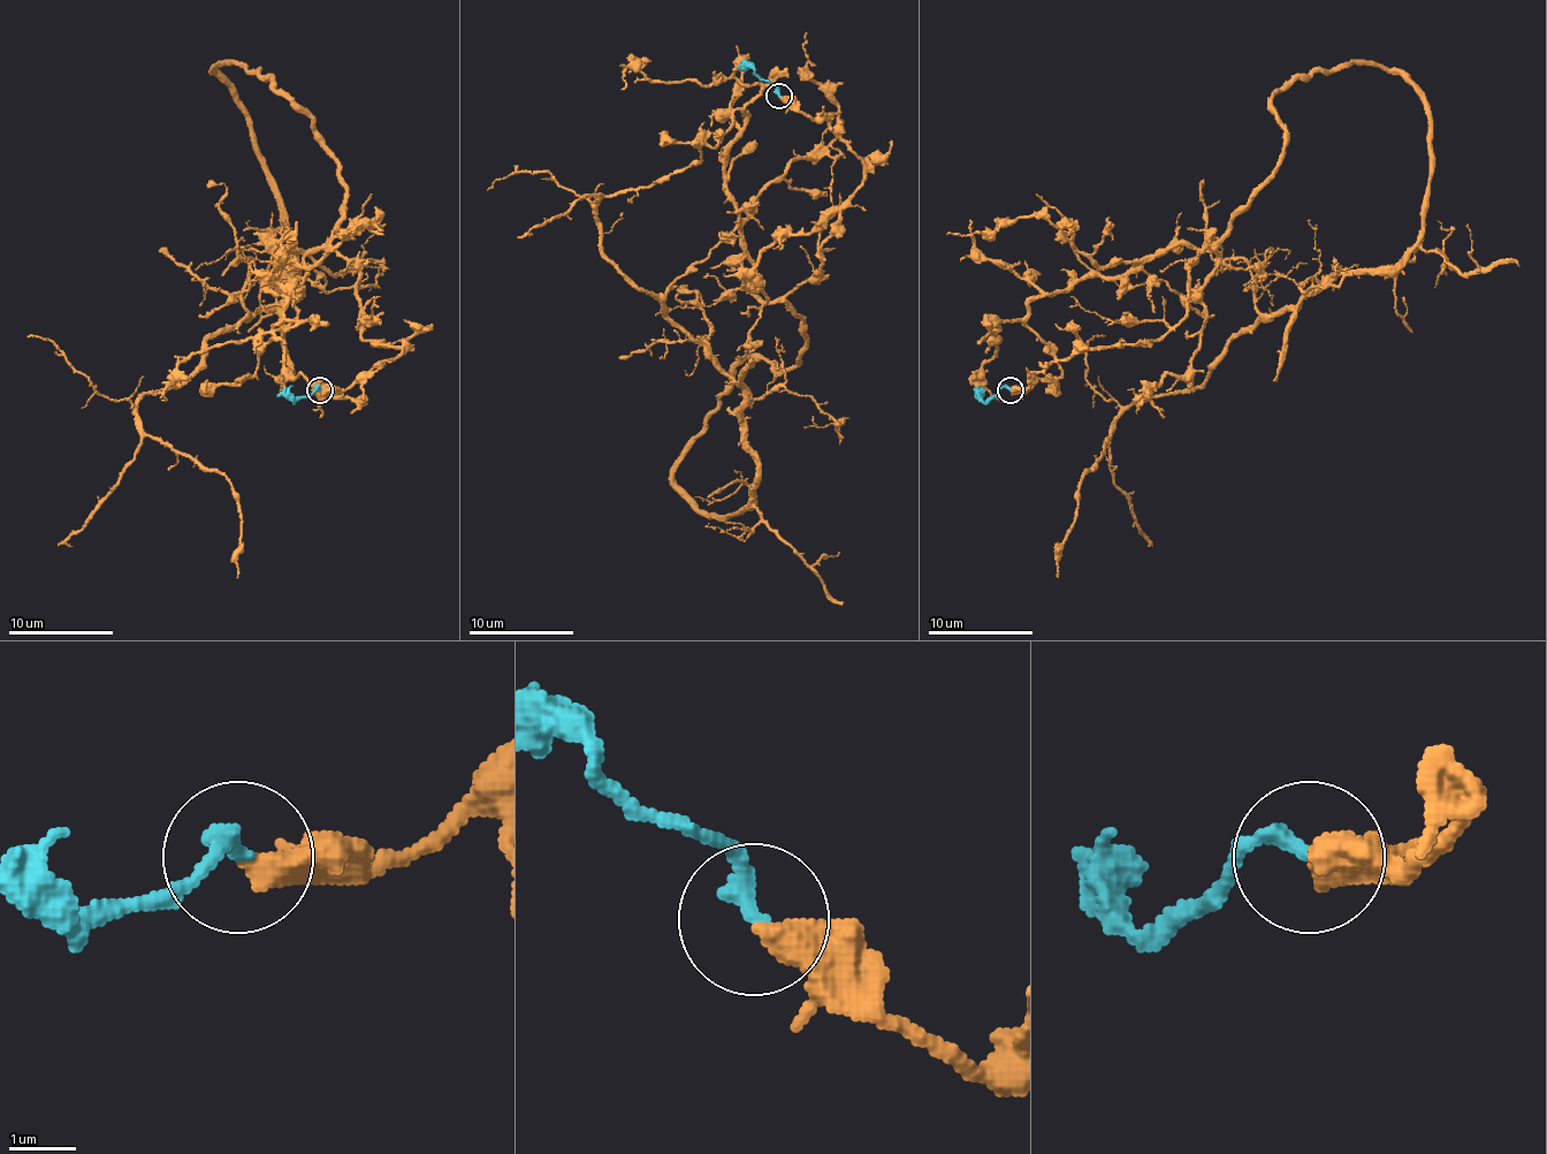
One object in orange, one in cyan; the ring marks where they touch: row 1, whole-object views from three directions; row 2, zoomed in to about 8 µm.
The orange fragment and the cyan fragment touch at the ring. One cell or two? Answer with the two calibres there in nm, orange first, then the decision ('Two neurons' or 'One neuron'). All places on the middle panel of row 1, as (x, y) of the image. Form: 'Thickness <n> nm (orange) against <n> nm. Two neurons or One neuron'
Thickness 420 nm (orange) against 280 nm. One neuron

